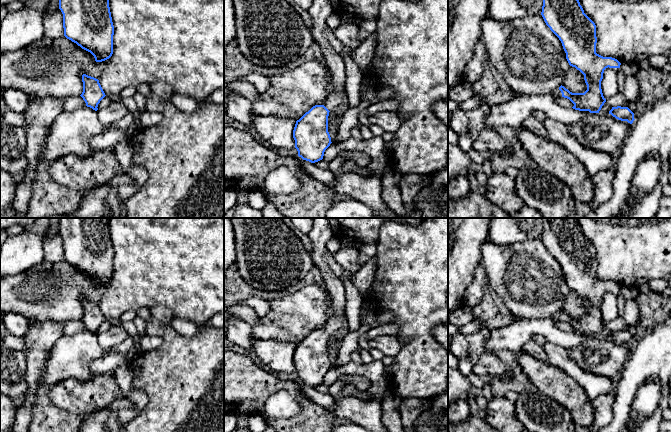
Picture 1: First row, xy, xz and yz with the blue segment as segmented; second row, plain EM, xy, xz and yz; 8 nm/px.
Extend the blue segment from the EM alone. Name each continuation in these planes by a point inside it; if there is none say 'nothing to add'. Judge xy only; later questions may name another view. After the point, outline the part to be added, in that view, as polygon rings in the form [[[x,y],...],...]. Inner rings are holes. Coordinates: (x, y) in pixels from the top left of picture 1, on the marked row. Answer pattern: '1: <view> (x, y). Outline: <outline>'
nothing to add

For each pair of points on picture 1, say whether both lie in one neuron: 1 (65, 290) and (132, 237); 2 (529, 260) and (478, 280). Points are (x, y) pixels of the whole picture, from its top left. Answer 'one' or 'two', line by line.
1: two
2: two

